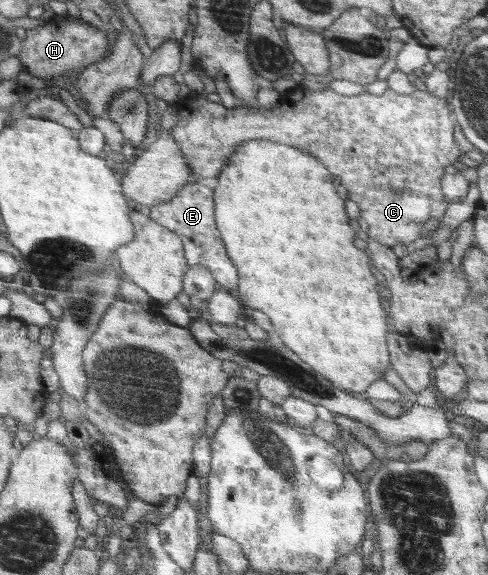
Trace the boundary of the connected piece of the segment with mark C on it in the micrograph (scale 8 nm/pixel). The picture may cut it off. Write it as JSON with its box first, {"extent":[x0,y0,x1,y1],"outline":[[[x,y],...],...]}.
{"extent":[170,86,465,248],"outline":[[[298,86],[283,94],[278,105],[271,109],[261,105],[227,108],[208,100],[203,92],[191,90],[186,96],[180,97],[175,106],[178,122],[170,133],[182,148],[192,173],[198,177],[216,178],[227,166],[227,157],[230,159],[244,142],[270,140],[301,147],[316,155],[316,159],[324,163],[332,175],[342,179],[342,187],[350,189],[348,199],[352,199],[360,209],[362,225],[368,225],[364,228],[369,237],[391,248],[399,243],[406,246],[416,243],[416,239],[422,239],[422,229],[427,222],[443,217],[451,205],[445,199],[443,175],[448,173],[448,167],[452,167],[453,163],[460,163],[465,154],[464,145],[460,147],[460,139],[456,139],[454,134],[457,119],[452,103],[432,95],[421,86],[411,94],[400,94],[385,88],[382,94],[372,95],[364,91],[356,96],[340,95],[330,87],[313,91]]]}

